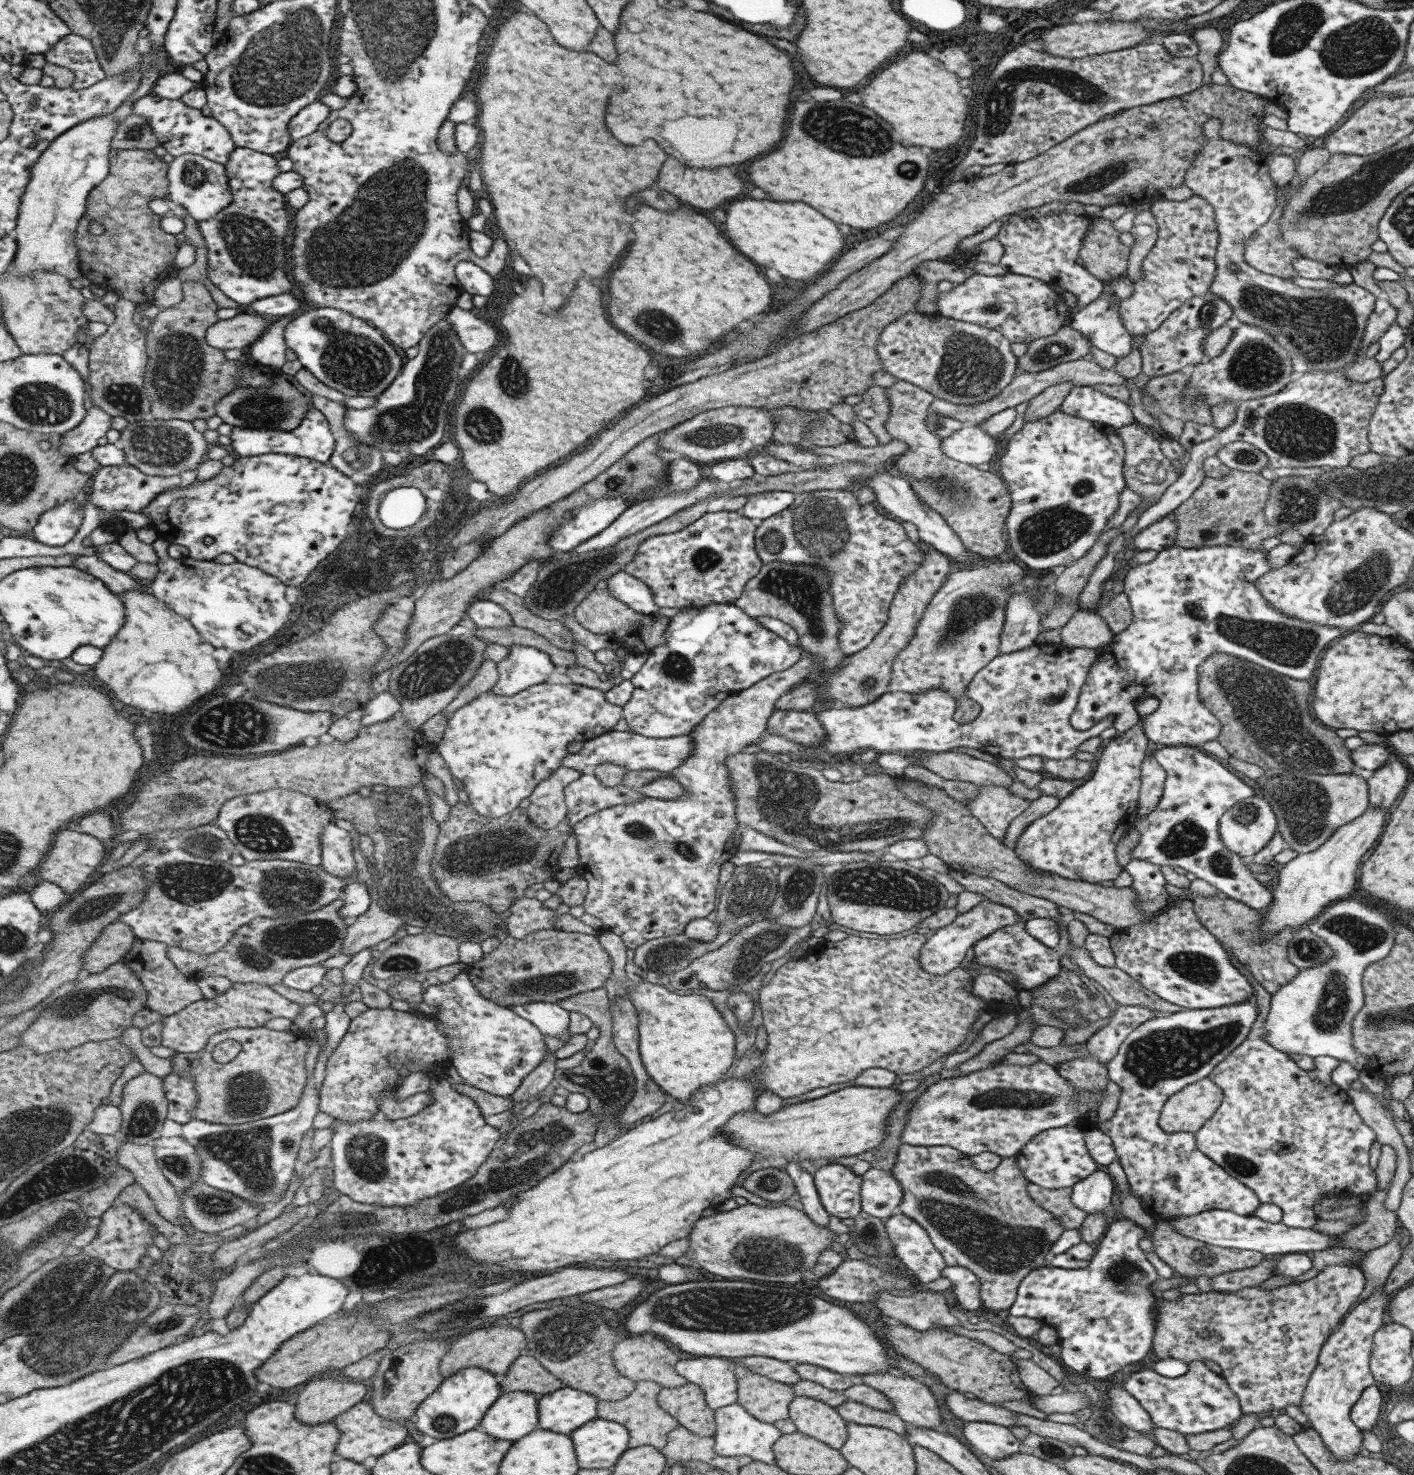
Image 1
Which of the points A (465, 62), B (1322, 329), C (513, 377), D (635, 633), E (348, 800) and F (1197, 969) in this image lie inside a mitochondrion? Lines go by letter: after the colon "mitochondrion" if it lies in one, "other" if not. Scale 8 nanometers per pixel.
A: other
B: mitochondrion
C: mitochondrion
D: other
E: other
F: mitochondrion

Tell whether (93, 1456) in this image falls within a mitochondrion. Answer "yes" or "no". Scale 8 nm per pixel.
yes

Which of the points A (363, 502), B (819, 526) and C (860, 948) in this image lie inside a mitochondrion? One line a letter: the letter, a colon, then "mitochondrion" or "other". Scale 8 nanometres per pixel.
A: other
B: mitochondrion
C: other

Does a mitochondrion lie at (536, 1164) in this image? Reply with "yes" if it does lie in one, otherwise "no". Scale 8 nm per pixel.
yes

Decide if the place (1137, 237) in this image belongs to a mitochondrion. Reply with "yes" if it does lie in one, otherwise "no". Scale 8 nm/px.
no

